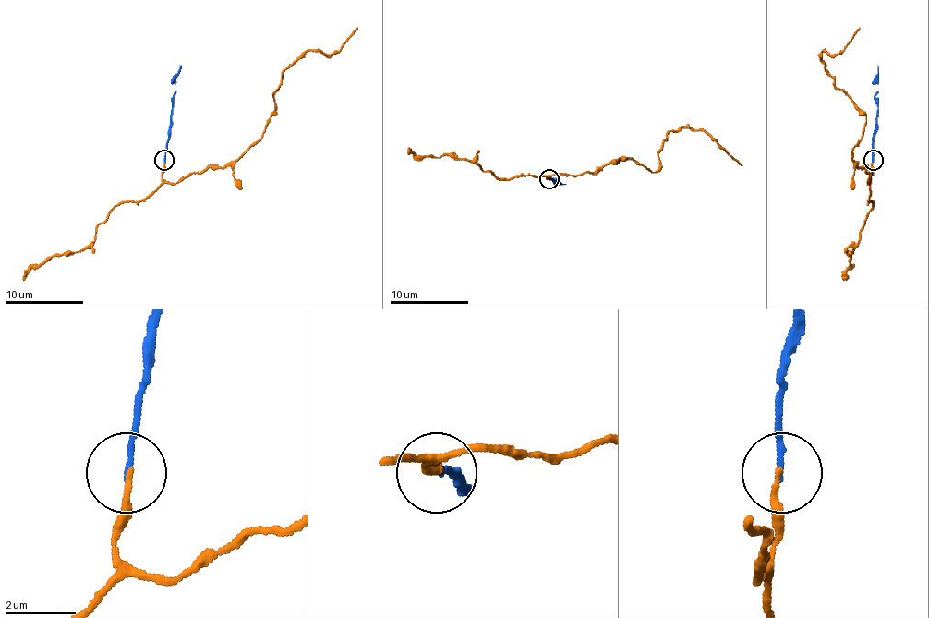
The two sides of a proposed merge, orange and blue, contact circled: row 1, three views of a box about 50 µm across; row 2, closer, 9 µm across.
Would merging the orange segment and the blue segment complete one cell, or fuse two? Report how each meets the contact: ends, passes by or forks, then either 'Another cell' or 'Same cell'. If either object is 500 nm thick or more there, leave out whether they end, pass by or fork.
At the ring orange ends. At the ring blue ends. Same cell

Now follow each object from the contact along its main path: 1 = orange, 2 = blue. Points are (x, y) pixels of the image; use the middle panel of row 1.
1: (549, 179), (555, 174), (581, 175), (632, 158), (656, 172), (666, 136), (689, 128), (705, 130), (742, 165)
2: (549, 179), (565, 184)

